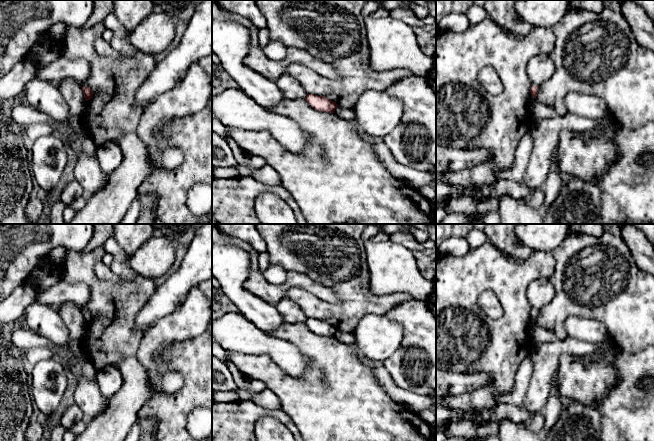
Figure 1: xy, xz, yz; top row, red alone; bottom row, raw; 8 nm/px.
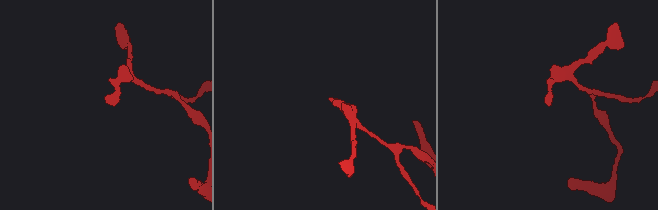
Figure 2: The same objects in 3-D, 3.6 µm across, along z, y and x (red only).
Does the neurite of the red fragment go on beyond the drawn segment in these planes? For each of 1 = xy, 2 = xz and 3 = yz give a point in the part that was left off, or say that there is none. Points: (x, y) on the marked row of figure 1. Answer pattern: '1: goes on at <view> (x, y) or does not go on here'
1: does not go on here
2: does not go on here
3: does not go on here

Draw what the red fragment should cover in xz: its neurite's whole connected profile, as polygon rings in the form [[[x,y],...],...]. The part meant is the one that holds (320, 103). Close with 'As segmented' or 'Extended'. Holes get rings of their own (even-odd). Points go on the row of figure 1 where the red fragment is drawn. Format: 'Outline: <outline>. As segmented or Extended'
Outline: [[[307,94],[305,100],[315,109],[318,111],[334,113],[335,109],[338,105],[327,99],[323,96],[316,96],[314,94]]]. As segmented

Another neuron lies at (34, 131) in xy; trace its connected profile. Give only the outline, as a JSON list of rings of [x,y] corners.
[[[34,123],[25,127],[24,134],[29,144],[43,136],[48,136],[54,133],[53,127],[46,123]]]

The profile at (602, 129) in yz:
[[[600,125],[594,129],[588,131],[580,131],[579,136],[583,140],[588,140],[590,138],[598,138],[603,134],[616,134],[616,128],[612,125]]]

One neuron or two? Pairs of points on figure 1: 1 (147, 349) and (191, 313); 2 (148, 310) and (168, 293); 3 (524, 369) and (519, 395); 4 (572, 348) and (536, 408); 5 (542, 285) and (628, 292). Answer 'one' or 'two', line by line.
1: one
2: one
3: one
4: one
5: two

